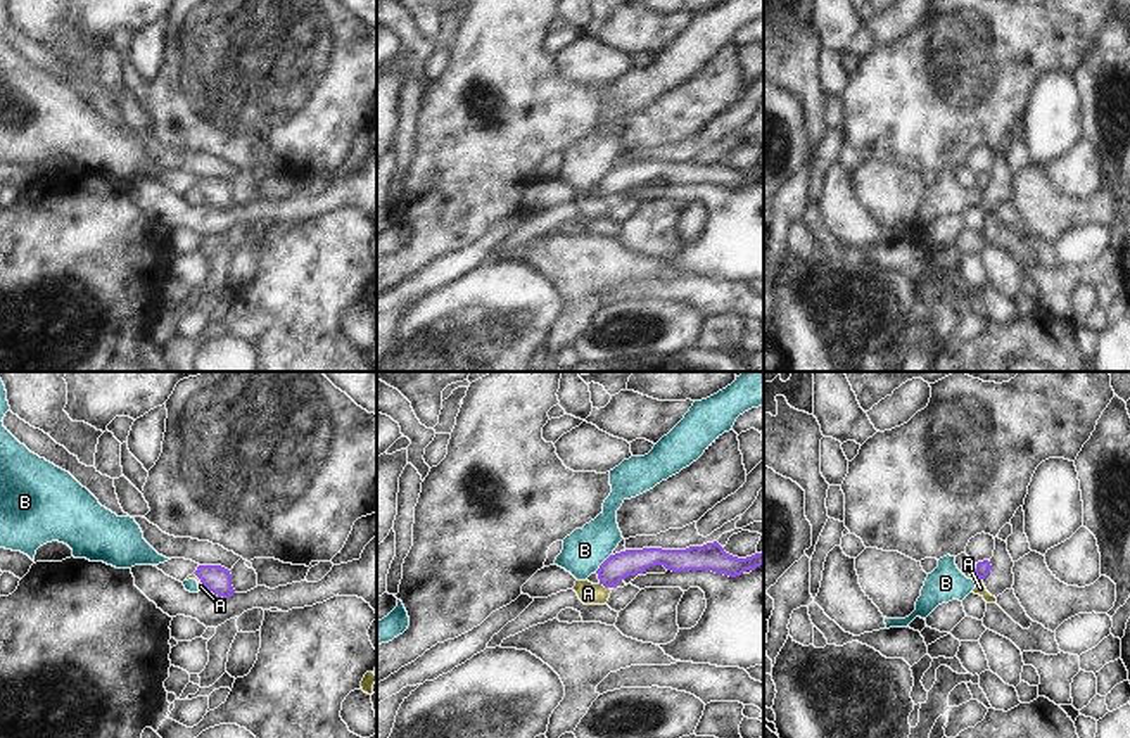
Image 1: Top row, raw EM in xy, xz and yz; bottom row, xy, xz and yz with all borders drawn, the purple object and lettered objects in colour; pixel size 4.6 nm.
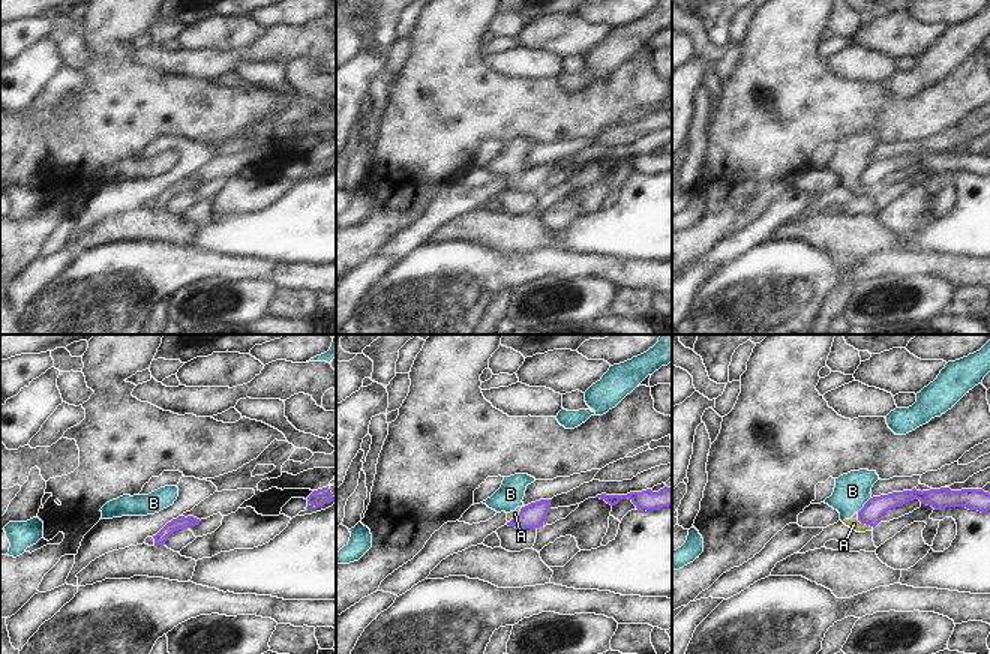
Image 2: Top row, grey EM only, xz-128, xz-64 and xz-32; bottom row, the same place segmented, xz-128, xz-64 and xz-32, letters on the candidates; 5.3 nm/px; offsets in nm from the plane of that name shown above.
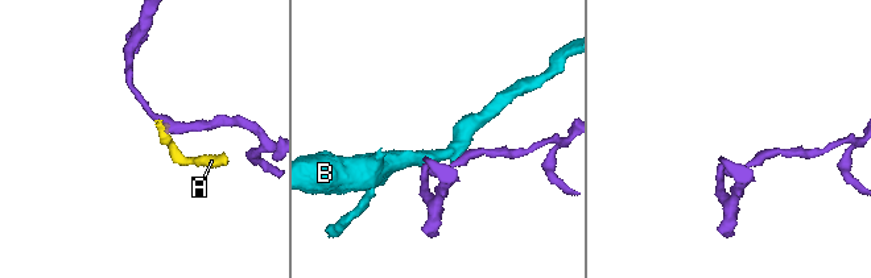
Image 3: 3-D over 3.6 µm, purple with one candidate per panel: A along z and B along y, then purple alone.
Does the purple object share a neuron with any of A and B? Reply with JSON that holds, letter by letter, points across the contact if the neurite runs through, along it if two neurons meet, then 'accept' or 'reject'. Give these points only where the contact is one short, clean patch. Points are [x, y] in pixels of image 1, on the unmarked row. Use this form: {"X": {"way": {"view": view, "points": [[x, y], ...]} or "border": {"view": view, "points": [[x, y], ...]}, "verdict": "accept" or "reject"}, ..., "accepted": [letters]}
{"A": {"border": {"view": "xz", "points": [[600, 196], [609, 201]]}, "verdict": "reject"}, "B": {"border": {"view": "xz", "points": [[610, 166], [595, 184]]}, "verdict": "reject"}, "accepted": []}

